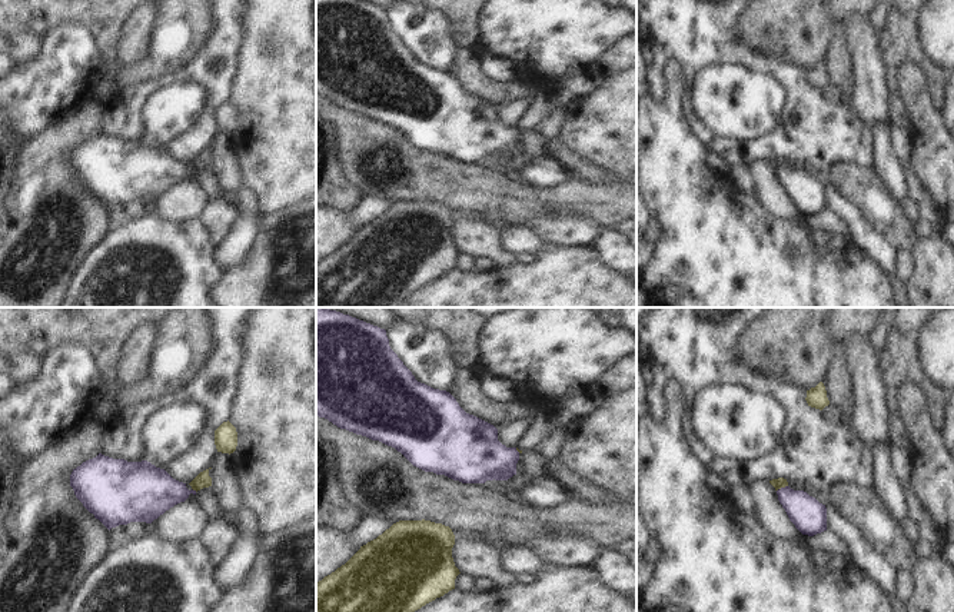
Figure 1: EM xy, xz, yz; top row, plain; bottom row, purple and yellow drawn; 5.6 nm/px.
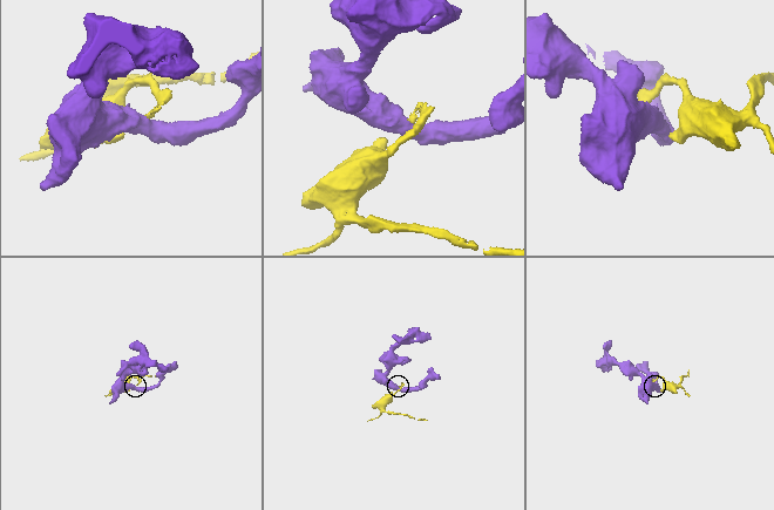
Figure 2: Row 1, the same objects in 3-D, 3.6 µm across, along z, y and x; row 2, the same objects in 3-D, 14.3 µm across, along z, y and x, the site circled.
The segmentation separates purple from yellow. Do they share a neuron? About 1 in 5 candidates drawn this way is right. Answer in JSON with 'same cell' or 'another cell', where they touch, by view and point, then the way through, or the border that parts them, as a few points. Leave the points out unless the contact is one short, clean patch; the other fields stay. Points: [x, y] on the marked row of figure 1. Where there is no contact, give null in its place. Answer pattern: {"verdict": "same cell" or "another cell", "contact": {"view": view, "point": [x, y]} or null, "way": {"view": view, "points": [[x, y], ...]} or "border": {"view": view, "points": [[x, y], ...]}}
{"verdict": "another cell", "contact": {"view": "yz", "point": [781, 488]}, "border": {"view": "yz", "points": [[787, 485], [777, 491]]}}

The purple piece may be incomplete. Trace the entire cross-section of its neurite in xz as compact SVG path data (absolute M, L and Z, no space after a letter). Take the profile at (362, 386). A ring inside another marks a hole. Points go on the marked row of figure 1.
M316 307L316 416L395 448L425 472L462 483L516 475L516 448L502 445L498 429L466 413L449 392L418 382L390 349L385 329L326 307Z

